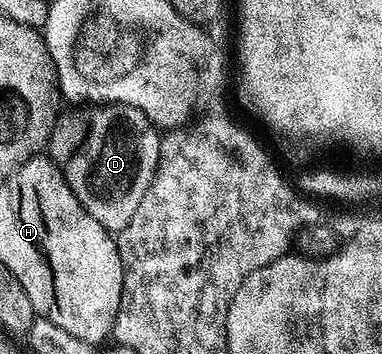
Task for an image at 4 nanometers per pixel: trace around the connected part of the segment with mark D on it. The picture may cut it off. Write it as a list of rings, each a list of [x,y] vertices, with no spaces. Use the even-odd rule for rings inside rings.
[[[103,105],[101,107],[82,107],[79,113],[59,116],[48,142],[48,156],[54,166],[64,175],[68,187],[72,187],[72,195],[80,199],[84,211],[100,223],[112,235],[117,235],[132,219],[136,207],[140,207],[140,199],[144,199],[144,191],[154,178],[154,172],[160,159],[159,130],[150,124],[149,119],[139,109],[127,105]]]

